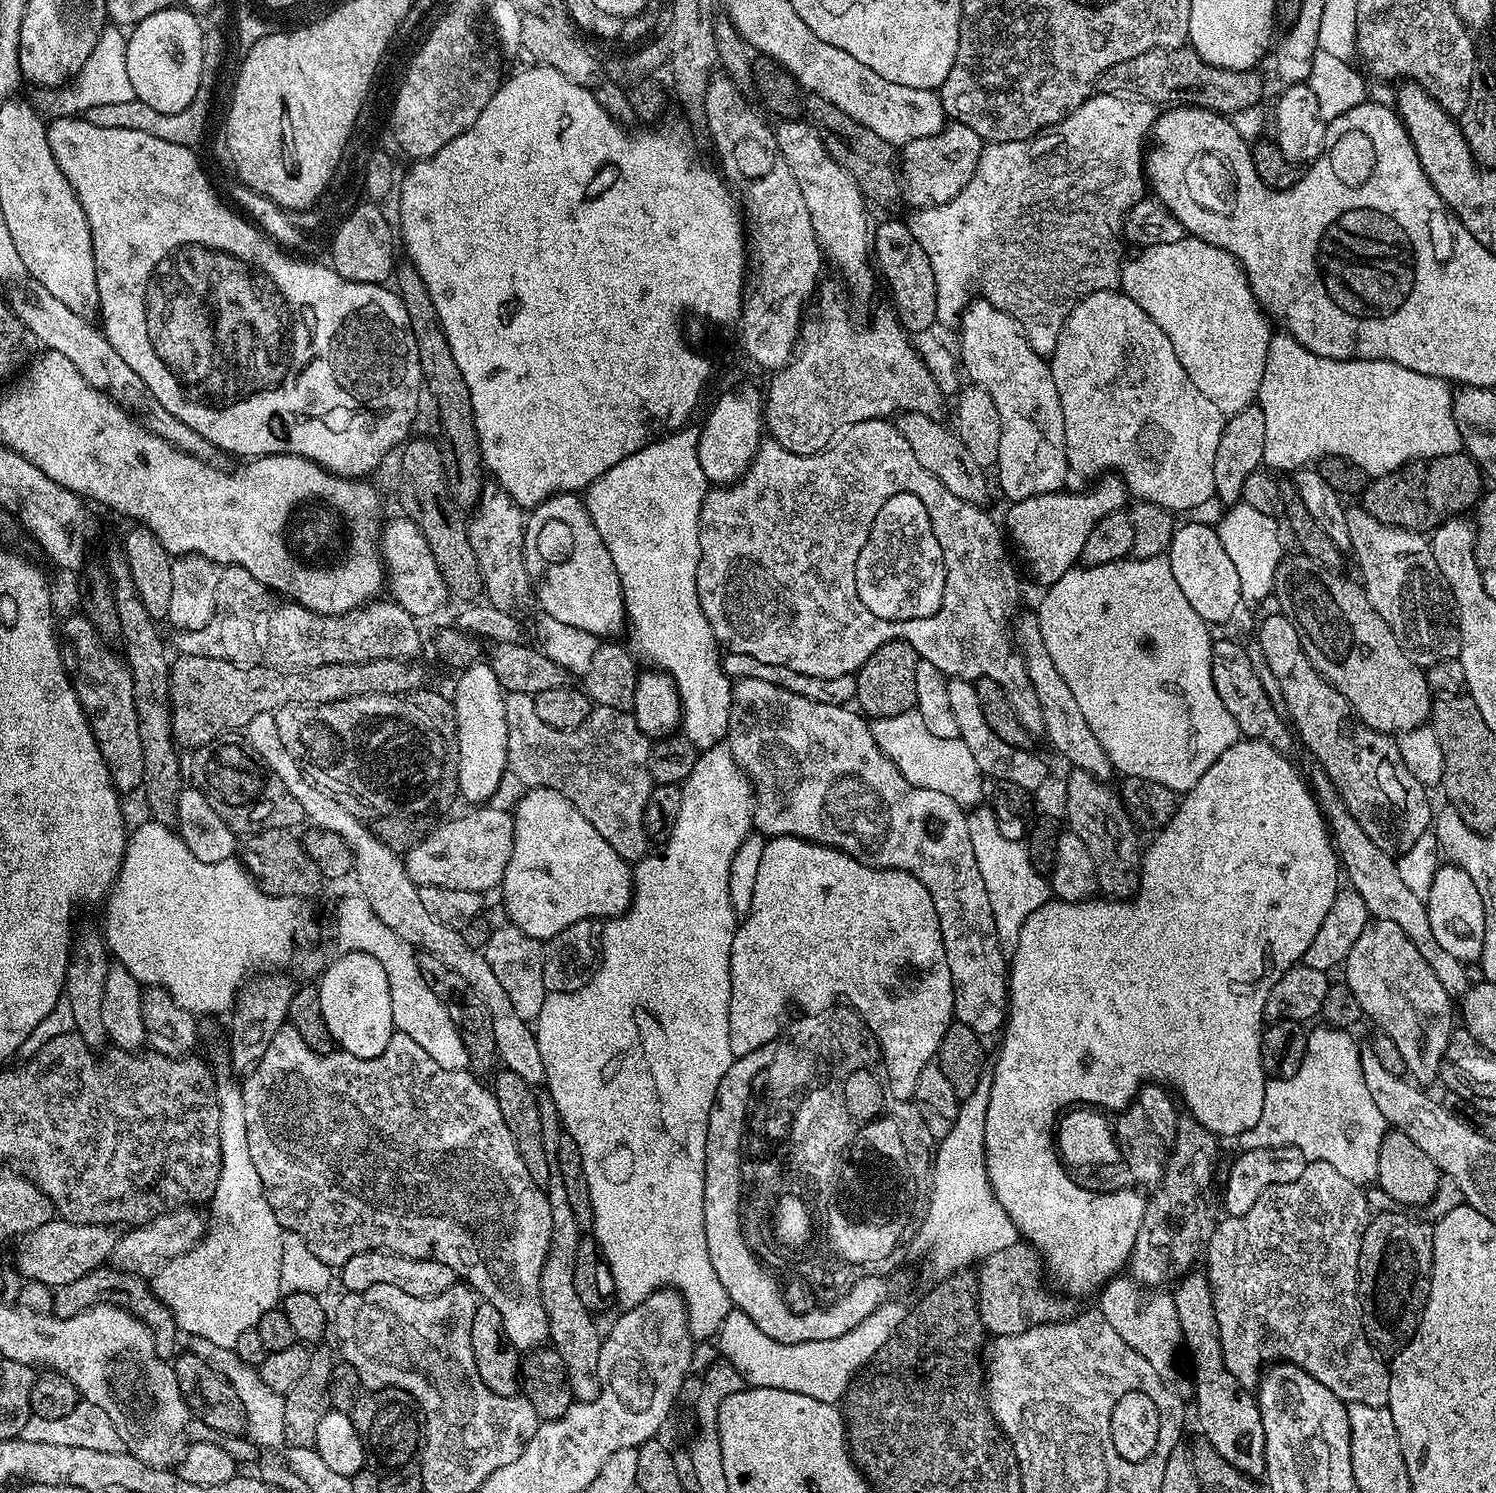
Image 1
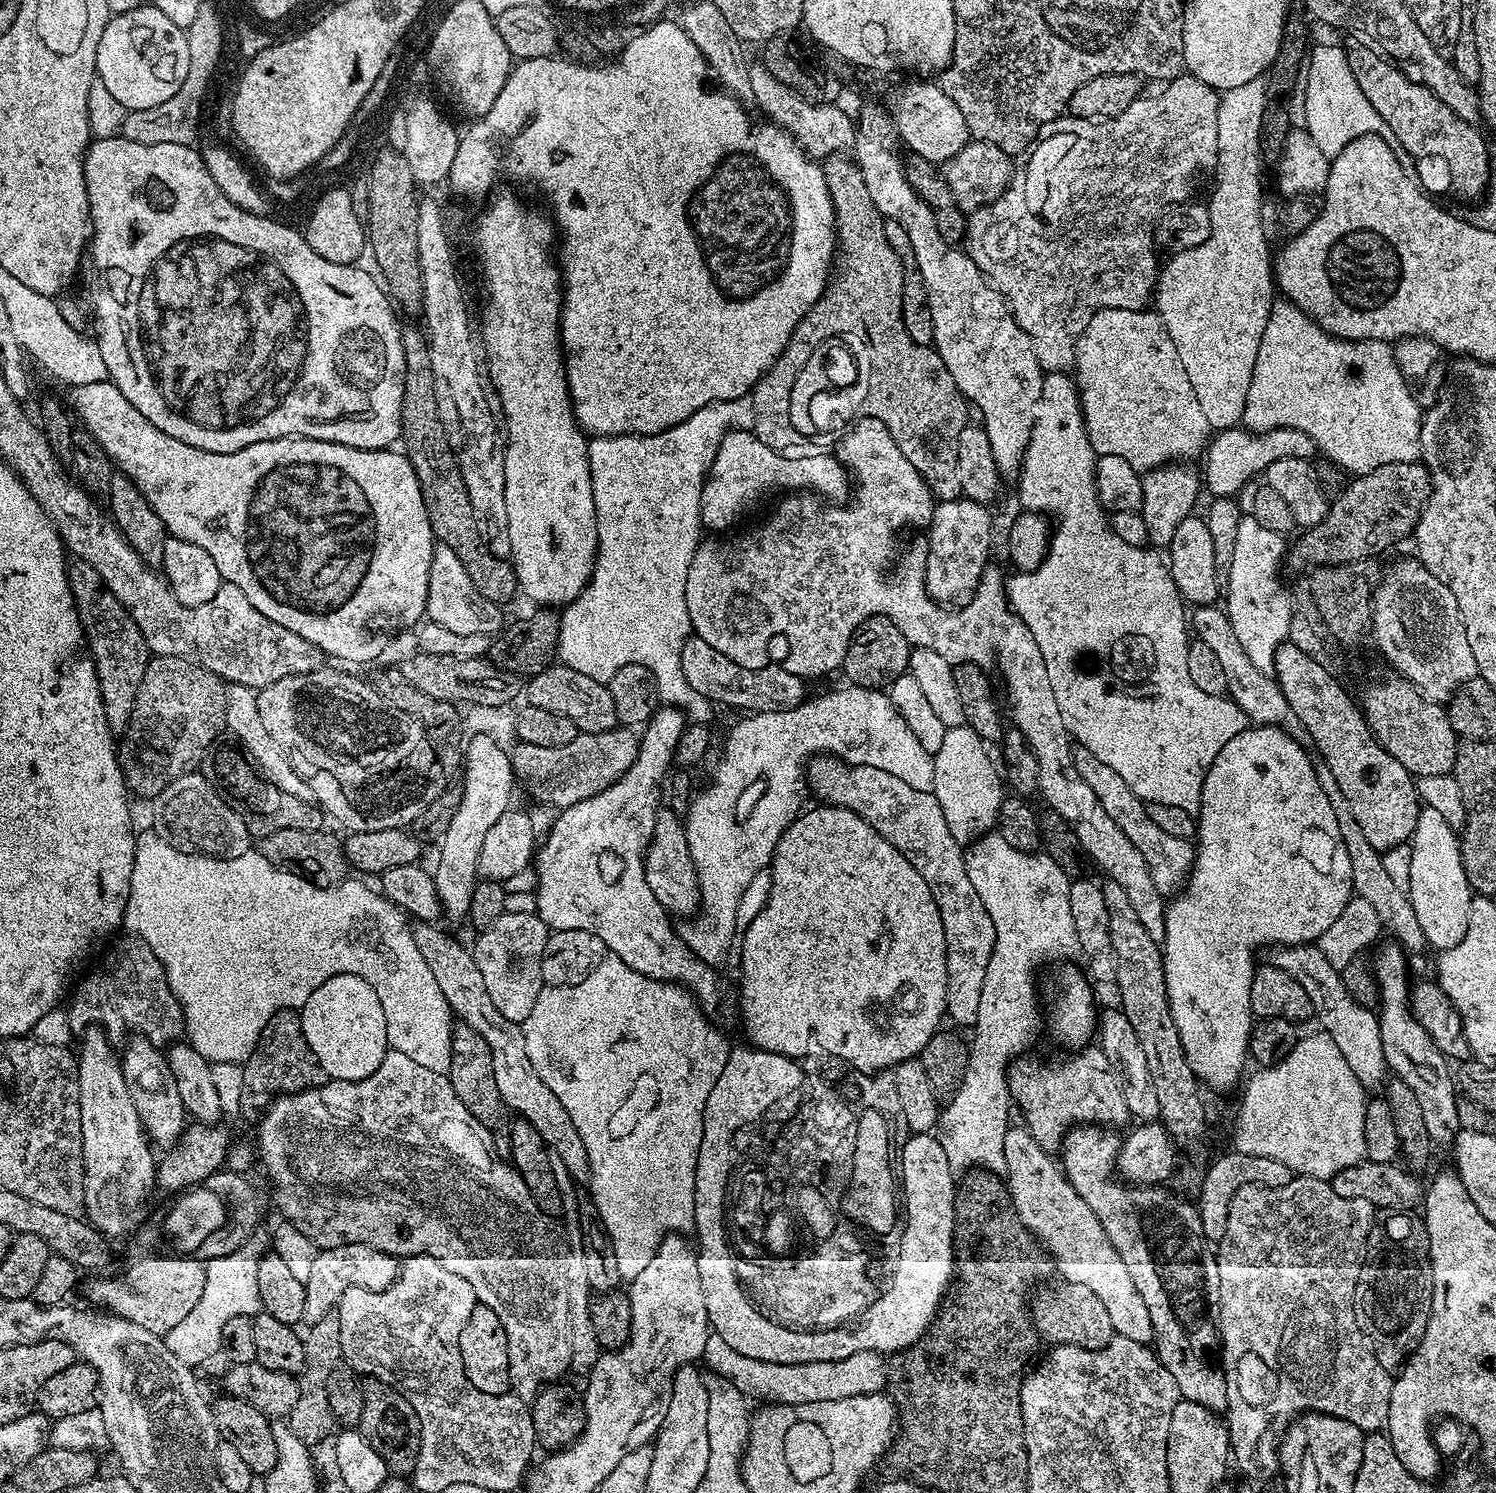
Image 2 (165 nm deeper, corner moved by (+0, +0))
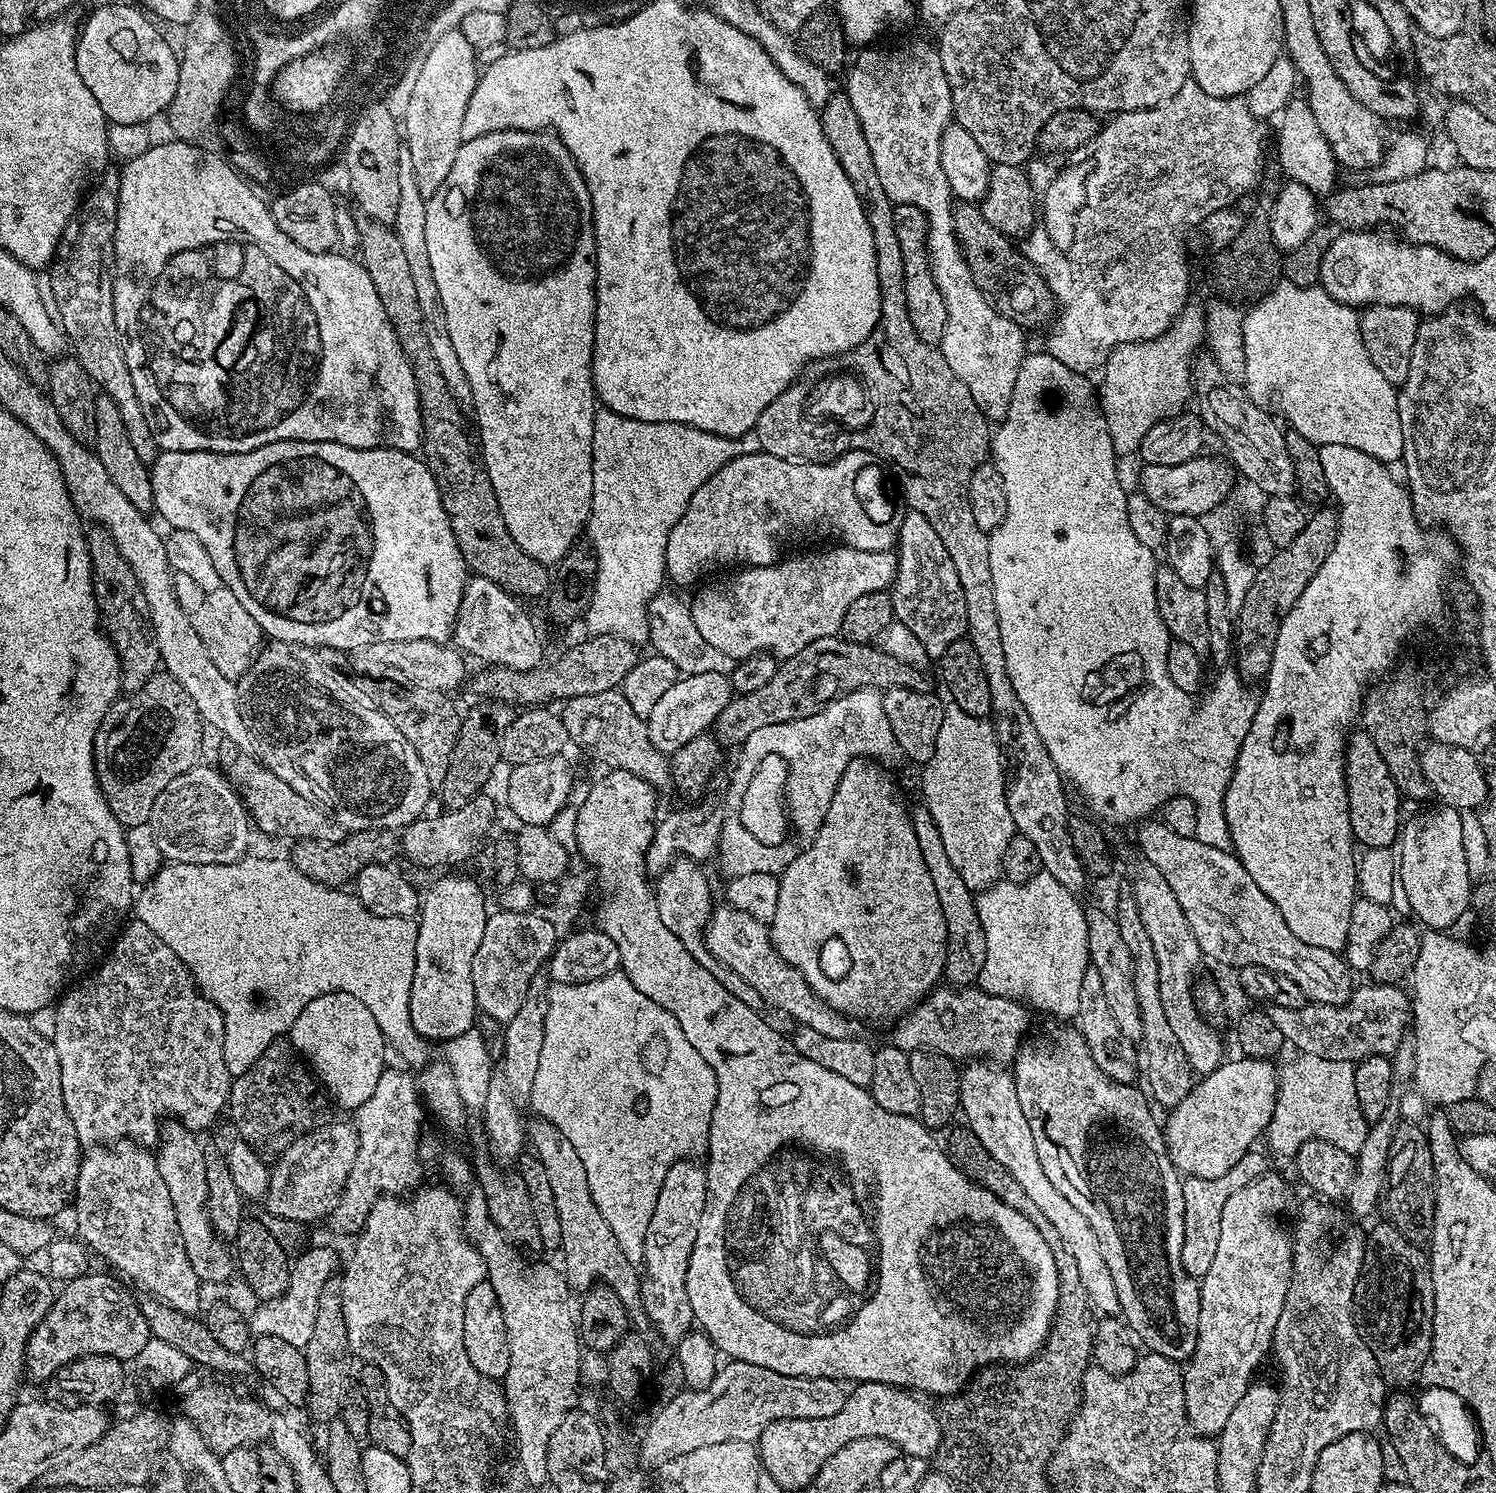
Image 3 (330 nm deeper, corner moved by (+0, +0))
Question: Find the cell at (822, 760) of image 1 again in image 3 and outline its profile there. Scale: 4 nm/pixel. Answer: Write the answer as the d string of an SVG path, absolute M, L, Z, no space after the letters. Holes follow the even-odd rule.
M920 806L917 812L911 813L911 818L914 834L918 838L918 850L922 850L926 870L930 870L930 878L934 881L934 890L938 890L938 902L942 902L942 914L946 918L948 945L943 979L949 985L958 988L975 985L980 978L982 962L986 962L986 934L978 918L976 896L962 882L962 876L958 874L958 870L954 870L954 862L946 858L946 846L942 846L942 834L938 834L927 807Z

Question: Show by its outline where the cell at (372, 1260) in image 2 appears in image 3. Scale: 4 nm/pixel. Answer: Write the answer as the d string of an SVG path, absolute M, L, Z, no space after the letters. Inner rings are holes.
M307 1248L299 1253L301 1256L297 1260L295 1257L291 1261L292 1273L288 1289L276 1300L261 1303L260 1309L251 1313L250 1327L256 1336L282 1338L285 1342L290 1342L290 1346L302 1349L310 1342L310 1334L314 1334L314 1314L318 1314L318 1298L322 1294L322 1286L326 1286L326 1282L337 1275L342 1260L336 1257L332 1248Z

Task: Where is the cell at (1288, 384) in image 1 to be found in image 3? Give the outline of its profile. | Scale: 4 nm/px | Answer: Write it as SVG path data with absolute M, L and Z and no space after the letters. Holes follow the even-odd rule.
M1280 278L1244 312L1242 342L1246 350L1246 370L1242 377L1244 391L1262 410L1288 419L1287 427L1302 434L1314 445L1354 446L1362 454L1391 465L1404 454L1402 422L1398 418L1397 385L1382 378L1378 366L1370 362L1362 342L1357 309L1338 302L1319 286L1294 286Z

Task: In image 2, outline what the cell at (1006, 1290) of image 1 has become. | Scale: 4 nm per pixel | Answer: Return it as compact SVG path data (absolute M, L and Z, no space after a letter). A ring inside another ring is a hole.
M1065 1283L1064 1288L1044 1288L1030 1300L1032 1327L1041 1341L1049 1345L1073 1344L1086 1350L1102 1350L1116 1335L1106 1306L1086 1286Z

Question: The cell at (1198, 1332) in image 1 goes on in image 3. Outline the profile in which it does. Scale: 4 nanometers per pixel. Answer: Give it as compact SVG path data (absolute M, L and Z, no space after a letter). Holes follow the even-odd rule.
M1075 1026L1060 1027L1064 1028L1054 1029L1046 1041L1029 1039L1021 1047L1020 1051L1016 1053L1016 1059L1010 1068L1012 1081L1016 1084L1016 1089L1018 1090L1018 1103L1021 1104L1022 1114L1026 1114L1026 1118L1030 1122L1030 1131L1034 1134L1034 1147L1038 1149L1038 1162L1042 1162L1042 1171L1046 1173L1046 1178L1050 1178L1050 1183L1075 1206L1078 1214L1082 1214L1082 1218L1086 1218L1086 1222L1090 1222L1090 1226L1096 1235L1096 1241L1100 1247L1102 1258L1106 1258L1106 1266L1110 1270L1110 1278L1114 1278L1114 1290L1118 1290L1119 1315L1124 1323L1128 1325L1133 1337L1147 1351L1157 1352L1177 1362L1187 1361L1194 1354L1196 1343L1198 1342L1200 1286L1197 1277L1190 1275L1182 1266L1184 1180L1181 1173L1177 1172L1176 1167L1172 1165L1172 1159L1168 1156L1164 1129L1161 1121L1159 1119L1156 1121L1156 1116L1152 1113L1153 1105L1150 1103L1149 1097L1143 1091L1140 1093L1139 1087L1136 1084L1114 1082L1114 1078L1102 1074L1102 1070L1098 1070L1098 1066L1090 1054L1090 1046L1086 1046L1086 1042L1082 1038L1079 1028Z

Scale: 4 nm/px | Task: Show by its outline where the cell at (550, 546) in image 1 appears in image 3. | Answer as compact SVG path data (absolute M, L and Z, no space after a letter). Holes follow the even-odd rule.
M502 130L482 134L473 140L465 140L461 144L458 154L454 158L454 166L450 166L450 174L442 186L438 186L438 194L427 197L426 200L426 250L430 257L430 270L434 273L434 283L438 285L438 294L442 294L442 310L446 310L446 330L450 330L450 342L458 353L458 359L462 361L462 370L466 370L466 378L470 382L472 391L471 407L476 408L476 424L480 427L480 440L478 436L478 452L482 457L485 470L488 471L490 486L494 486L494 494L498 498L498 506L502 510L502 518L506 522L506 530L510 530L510 538L522 546L530 558L534 558L542 565L559 565L560 559L566 555L581 539L582 529L587 525L588 517L592 514L592 491L594 490L594 470L592 469L592 443L594 442L594 418L598 411L596 391L592 385L592 351L594 350L594 330L596 329L596 235L594 234L594 222L592 221L592 199L590 190L578 170L575 158L566 150L566 146L560 141L559 136L551 130L539 132L527 132L526 130Z

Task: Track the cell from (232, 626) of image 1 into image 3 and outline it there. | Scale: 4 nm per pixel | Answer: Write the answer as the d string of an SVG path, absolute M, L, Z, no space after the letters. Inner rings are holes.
M175 574L174 583L178 602L182 610L186 610L186 618L190 618L190 626L194 626L198 638L202 638L210 658L214 658L214 666L218 666L226 678L239 680L262 647L258 622L250 618L246 606L242 606L242 602L238 602L238 598L234 598L232 591L226 587L204 592L202 586L194 586L194 581L186 574Z

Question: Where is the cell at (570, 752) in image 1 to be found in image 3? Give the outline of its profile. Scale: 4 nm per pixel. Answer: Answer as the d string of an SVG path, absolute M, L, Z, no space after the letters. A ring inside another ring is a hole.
M679 858L658 876L654 884L658 914L662 918L662 923L677 936L678 942L682 942L682 946L686 946L686 950L690 951L691 956L702 966L706 966L706 970L710 970L714 974L714 978L718 978L722 982L722 986L725 986L726 990L741 999L746 1006L761 1011L764 1006L761 995L756 990L750 990L738 974L734 974L732 970L717 962L704 944L704 928L712 916L714 899L712 900L712 888L708 885L708 876L700 868L703 867L695 860Z

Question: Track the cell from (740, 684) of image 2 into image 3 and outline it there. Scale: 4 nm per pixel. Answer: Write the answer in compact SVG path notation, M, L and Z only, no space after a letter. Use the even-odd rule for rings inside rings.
M660 590L648 602L648 635L647 643L652 643L655 655L674 662L681 676L690 674L729 674L734 671L737 661L722 654L715 646L710 646L702 634L698 634L698 626L694 626L692 609L684 604L669 590Z

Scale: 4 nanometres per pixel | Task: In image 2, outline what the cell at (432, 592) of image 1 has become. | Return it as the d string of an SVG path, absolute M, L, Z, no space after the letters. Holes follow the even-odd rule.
M439 542L432 545L430 558L430 582L426 594L426 616L429 621L438 626L446 626L453 634L486 634L492 636L499 633L501 605L490 602L490 598L482 598L478 594L478 586L466 574L466 566L450 546Z

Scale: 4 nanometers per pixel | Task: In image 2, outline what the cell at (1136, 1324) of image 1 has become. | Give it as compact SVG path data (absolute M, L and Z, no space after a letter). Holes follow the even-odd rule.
M1009 1127L1004 1143L1006 1183L1018 1218L1022 1218L1024 1225L1044 1245L1056 1262L1056 1272L1064 1275L1067 1283L1086 1286L1093 1294L1098 1294L1110 1313L1116 1335L1151 1345L1154 1326L1150 1322L1150 1310L1146 1310L1146 1302L1142 1302L1142 1294L1138 1294L1130 1270L1110 1242L1102 1222L1098 1222L1094 1210L1076 1193L1063 1167L1052 1161L1053 1157L1045 1148L1038 1146L1027 1127L1019 1127Z

